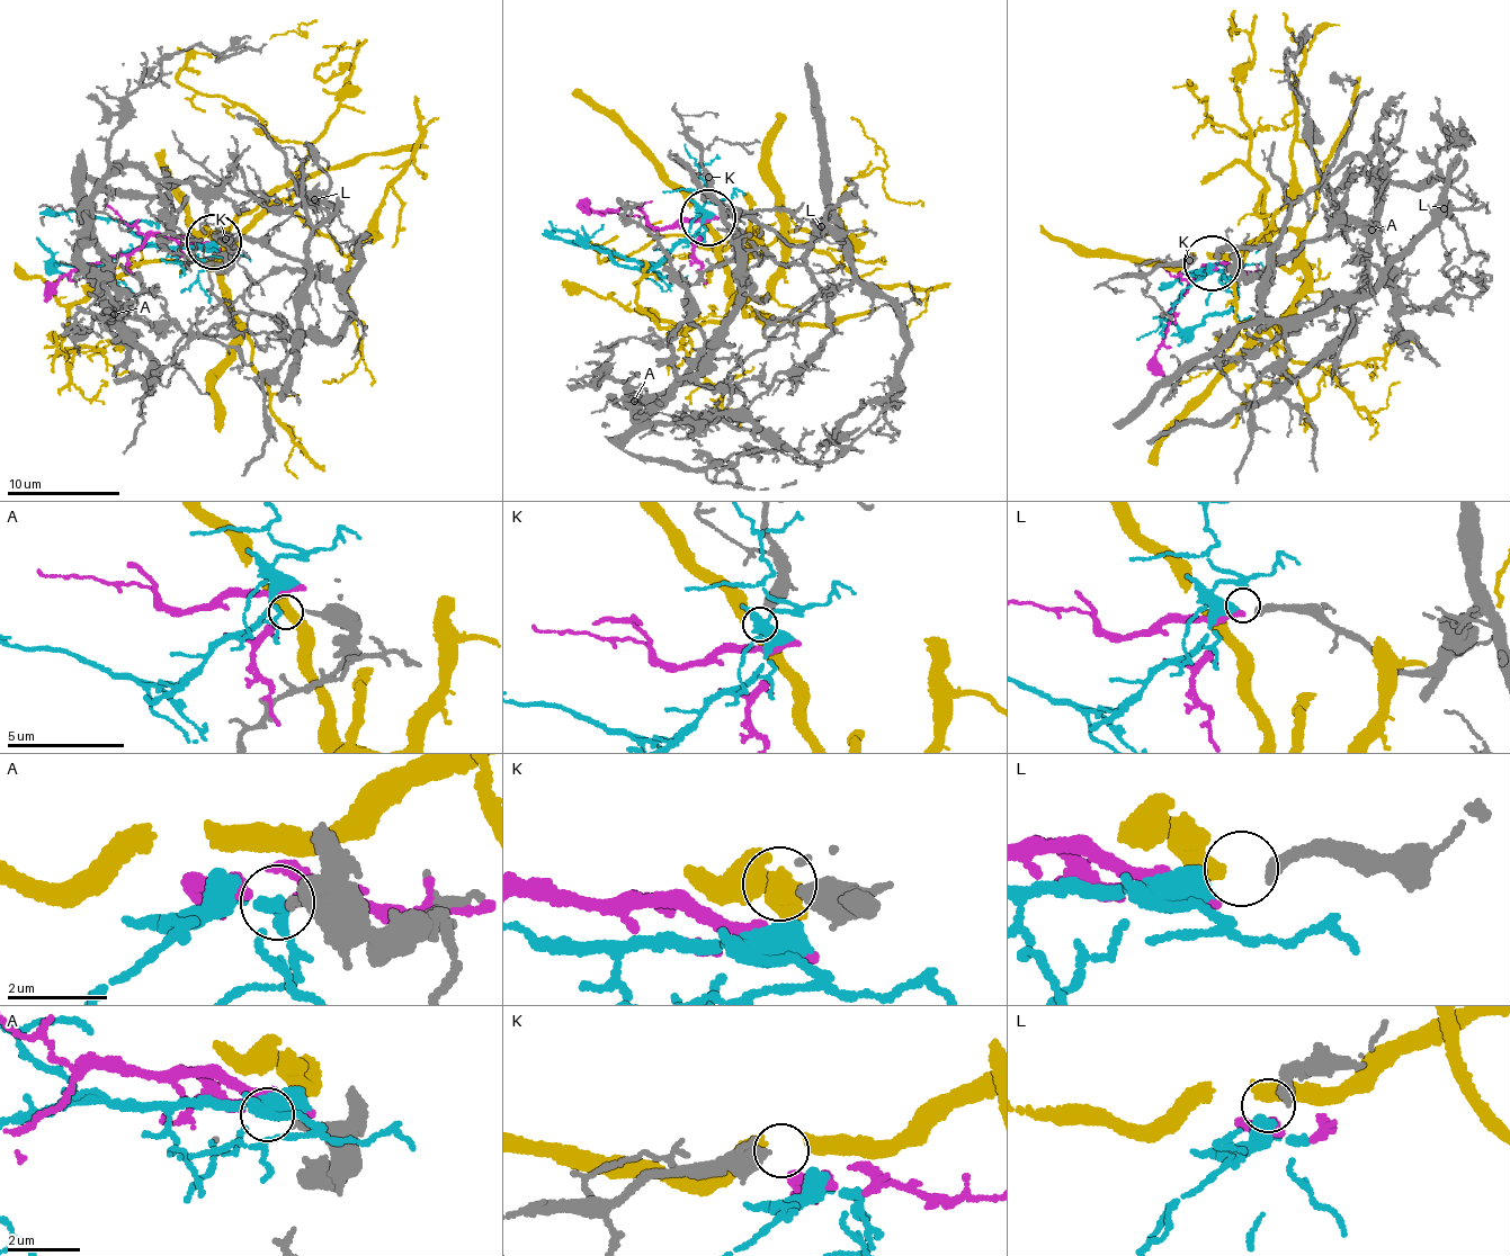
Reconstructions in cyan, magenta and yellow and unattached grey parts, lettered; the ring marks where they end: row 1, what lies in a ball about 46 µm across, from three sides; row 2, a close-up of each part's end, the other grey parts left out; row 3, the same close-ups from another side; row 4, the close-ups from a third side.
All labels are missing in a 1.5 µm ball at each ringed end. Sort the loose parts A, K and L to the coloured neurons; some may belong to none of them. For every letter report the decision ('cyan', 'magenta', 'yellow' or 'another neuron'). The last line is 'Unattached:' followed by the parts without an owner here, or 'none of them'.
A: another neuron
K: another neuron
L: cyan
Unattached: A, K

